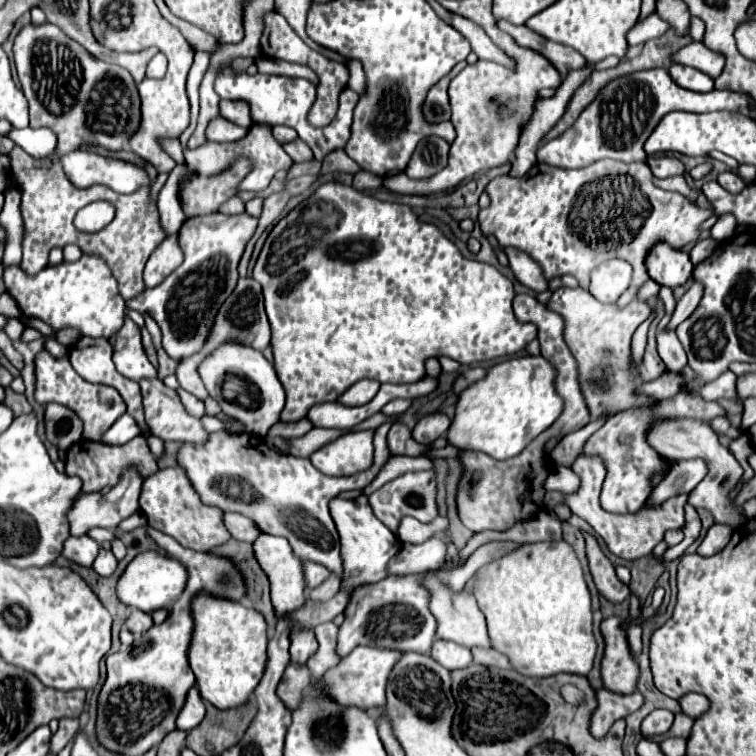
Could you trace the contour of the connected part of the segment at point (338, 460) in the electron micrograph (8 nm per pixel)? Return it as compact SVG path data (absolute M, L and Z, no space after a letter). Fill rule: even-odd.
M350 431L310 455L316 469L326 475L354 475L372 465L374 431Z

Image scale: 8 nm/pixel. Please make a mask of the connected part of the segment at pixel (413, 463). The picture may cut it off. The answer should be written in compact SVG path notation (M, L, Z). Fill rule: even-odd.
M390 457L390 461L382 467L382 473L378 473L378 477L374 479L374 483L370 483L364 489L364 495L374 493L376 489L380 489L384 483L388 483L390 479L408 473L408 471L422 471L422 469L434 469L432 459L428 457Z

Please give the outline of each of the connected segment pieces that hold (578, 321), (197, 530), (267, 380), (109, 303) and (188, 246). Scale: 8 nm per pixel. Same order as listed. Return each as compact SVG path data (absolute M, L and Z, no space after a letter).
M560 287L552 293L548 309L560 313L566 321L566 343L574 357L578 359L578 371L582 373L582 393L586 393L586 403L590 405L590 415L596 419L602 413L618 413L630 405L642 405L642 401L652 401L648 397L634 395L636 381L630 377L630 339L640 323L644 323L652 309L648 303L632 301L626 307L604 305L590 297L588 291L576 287Z
M180 465L166 467L154 473L150 479L144 479L140 491L140 509L146 513L150 527L174 537L182 547L194 551L210 551L218 545L224 545L232 537L224 525L224 511L200 501L186 471Z
M226 343L218 347L210 357L206 357L198 371L210 397L222 405L226 415L244 423L248 433L266 437L270 427L280 421L280 413L284 409L284 387L278 381L272 363L268 363L262 353L244 345Z
M82 255L74 263L48 265L36 275L28 275L20 265L8 265L4 269L4 285L26 317L38 317L54 331L72 327L88 337L110 339L126 317L126 301L118 291L118 283L106 261L98 255Z
M210 213L204 217L188 219L180 229L180 247L184 251L184 263L160 285L156 285L154 289L146 289L142 297L128 301L128 309L148 313L158 323L162 331L162 345L172 359L182 361L198 353L208 341L218 309L236 287L236 267L256 225L258 219L248 213Z

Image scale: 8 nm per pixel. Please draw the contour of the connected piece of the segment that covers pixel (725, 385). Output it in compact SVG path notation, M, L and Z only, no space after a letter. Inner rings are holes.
M726 371L726 373L722 373L718 379L714 379L714 381L710 381L710 383L706 383L702 389L700 389L700 395L704 397L704 399L722 399L722 397L726 397L726 399L734 399L734 393L732 393L732 381L736 381L738 377L732 373L732 371Z

